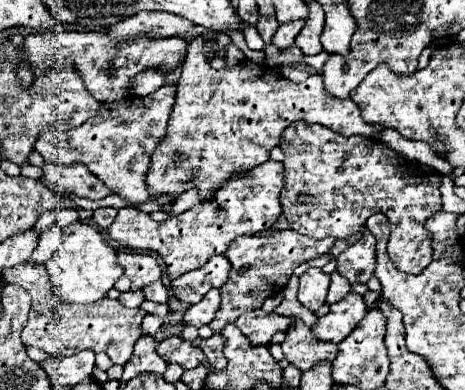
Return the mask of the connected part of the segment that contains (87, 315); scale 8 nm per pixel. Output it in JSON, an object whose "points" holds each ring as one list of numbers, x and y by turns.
{"points":[[25,262,19,266,11,266,3,270,3,280,9,284,19,284,25,288,31,298,33,306,29,312,29,322,23,328,23,344,37,346,51,356,73,356,79,350,93,350,105,352,113,364,127,364,133,352,135,342,143,336,141,322,145,312,141,308,125,308,119,300,101,298,95,304,71,304,63,302,63,298,55,298,49,288,47,280,47,266]]}

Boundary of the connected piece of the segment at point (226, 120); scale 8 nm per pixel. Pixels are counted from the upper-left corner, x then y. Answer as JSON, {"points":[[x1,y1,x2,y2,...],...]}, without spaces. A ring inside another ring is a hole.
{"points":[[213,31,195,34,187,48,167,134,155,148,145,178,153,200,167,196,173,204,183,192,197,188,201,202,209,202,225,180,269,160,269,152,279,146,283,130,297,120,323,124,343,136,379,136,383,132,381,126,363,122,351,98,343,102,331,98,325,92,321,72,297,84,283,78,277,68,249,60,220,70,211,68,207,54,203,54,203,42,216,36]]}

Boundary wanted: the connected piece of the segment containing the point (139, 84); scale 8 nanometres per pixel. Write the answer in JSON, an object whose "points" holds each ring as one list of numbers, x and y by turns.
{"points":[[145,70,143,74,137,74,131,80,131,92,135,96,147,96,159,90,163,84,165,84,165,74,159,74,159,70]]}

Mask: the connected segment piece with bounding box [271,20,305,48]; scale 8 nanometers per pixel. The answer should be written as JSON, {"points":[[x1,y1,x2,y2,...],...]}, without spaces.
{"points":[[295,20,295,22,289,22,289,24,281,24,275,32,275,36,271,38,271,42,277,46,277,48,287,48,295,42,295,36,299,34,299,30,303,28,305,20]]}

